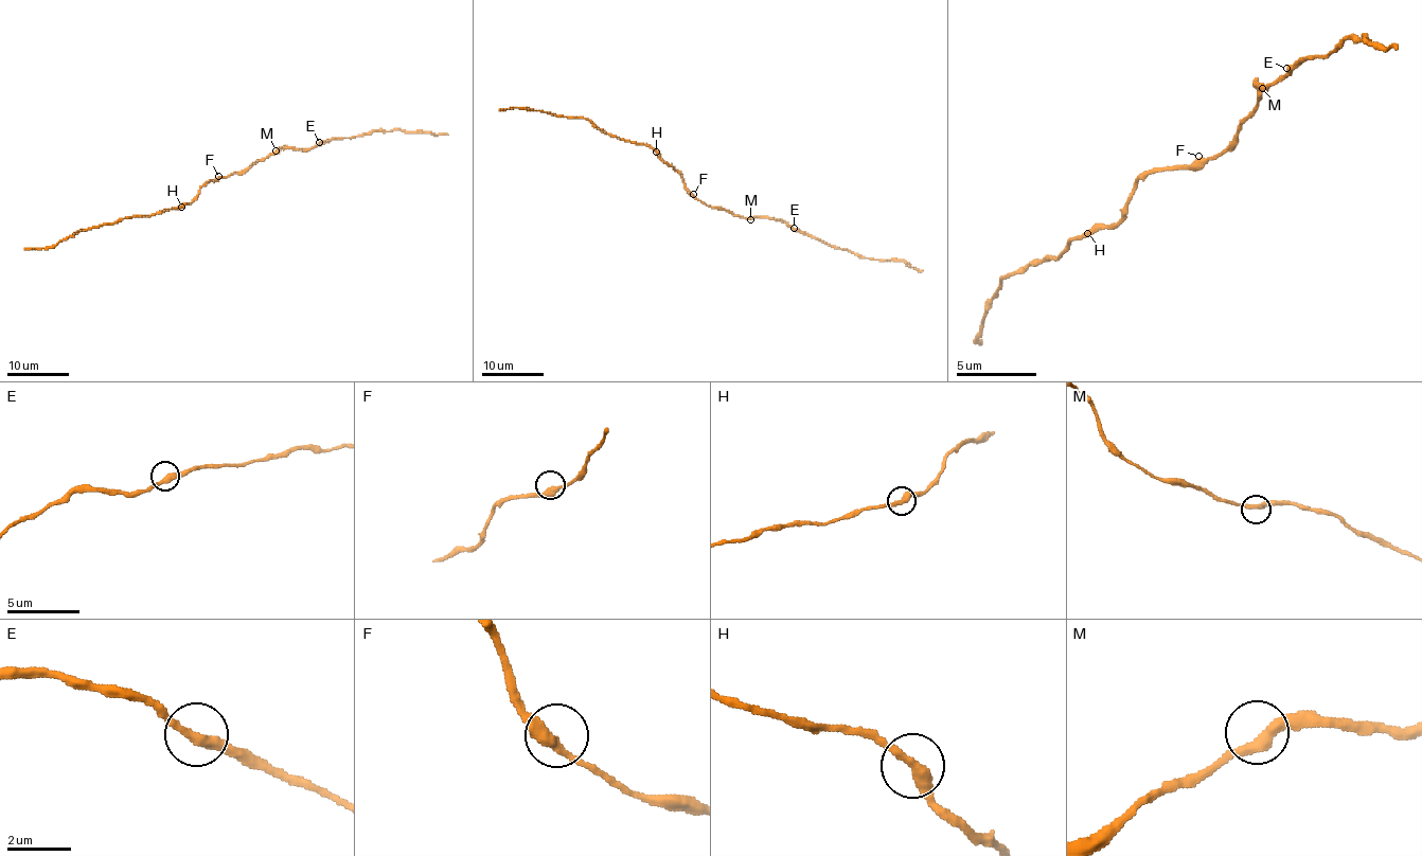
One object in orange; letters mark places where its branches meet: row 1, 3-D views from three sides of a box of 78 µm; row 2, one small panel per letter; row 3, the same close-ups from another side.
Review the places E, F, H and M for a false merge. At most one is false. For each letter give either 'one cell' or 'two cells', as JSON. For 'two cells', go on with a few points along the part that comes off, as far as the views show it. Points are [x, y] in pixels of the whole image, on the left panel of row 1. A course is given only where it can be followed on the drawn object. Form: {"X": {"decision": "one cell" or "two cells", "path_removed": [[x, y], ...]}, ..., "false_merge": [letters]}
{"E": {"decision": "one cell"}, "F": {"decision": "one cell"}, "H": {"decision": "one cell"}, "M": {"decision": "one cell"}, "false_merge": []}

